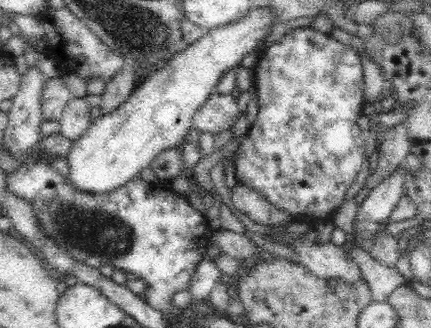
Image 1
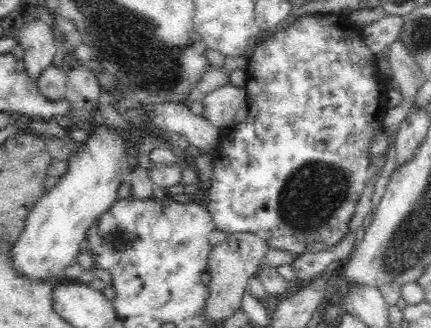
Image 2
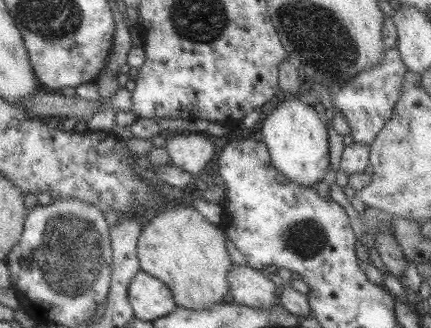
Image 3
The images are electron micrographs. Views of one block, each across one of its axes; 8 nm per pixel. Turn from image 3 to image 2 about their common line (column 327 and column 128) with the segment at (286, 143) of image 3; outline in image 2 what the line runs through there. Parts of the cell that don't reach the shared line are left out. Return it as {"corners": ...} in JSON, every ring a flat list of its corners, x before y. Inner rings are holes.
{"corners":[[102,124,102,128,96,130,96,134,88,134,88,138,80,144,80,152,76,156,68,158,68,172,56,180,56,184,42,196,42,200,38,200,38,204,34,204,32,212,26,218,26,224,22,228,22,236,18,236,18,240,14,242,14,246,8,250,12,256,12,270,14,274,30,280,30,282,56,282,60,276,64,276,64,270,68,266,74,264,76,256,82,250,82,242,88,236,90,226,98,220,98,216,102,216,106,210,112,208,112,204,118,200,116,198,116,190,120,186,120,182,130,178,130,172,136,168,136,156,138,154,138,146,136,152,128,150,126,146,126,136,122,136,120,132,114,130,114,126]]}

